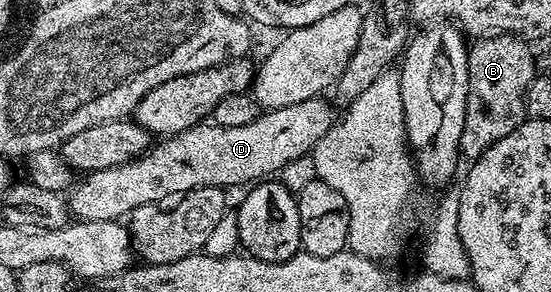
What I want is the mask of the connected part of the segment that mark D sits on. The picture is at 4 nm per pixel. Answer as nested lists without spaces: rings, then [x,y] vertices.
[[[322,96],[305,99],[305,103],[293,103],[289,107],[268,109],[260,112],[253,123],[245,123],[245,127],[221,127],[214,123],[200,123],[183,133],[167,135],[160,143],[152,144],[142,157],[135,157],[129,163],[118,165],[112,169],[102,169],[96,173],[86,174],[83,182],[76,184],[69,193],[69,208],[81,221],[119,221],[126,218],[133,210],[142,205],[150,205],[175,197],[190,189],[202,185],[250,186],[272,175],[278,174],[293,159],[306,157],[314,149],[315,144],[329,131],[337,120],[337,113],[331,110],[331,105]]]

